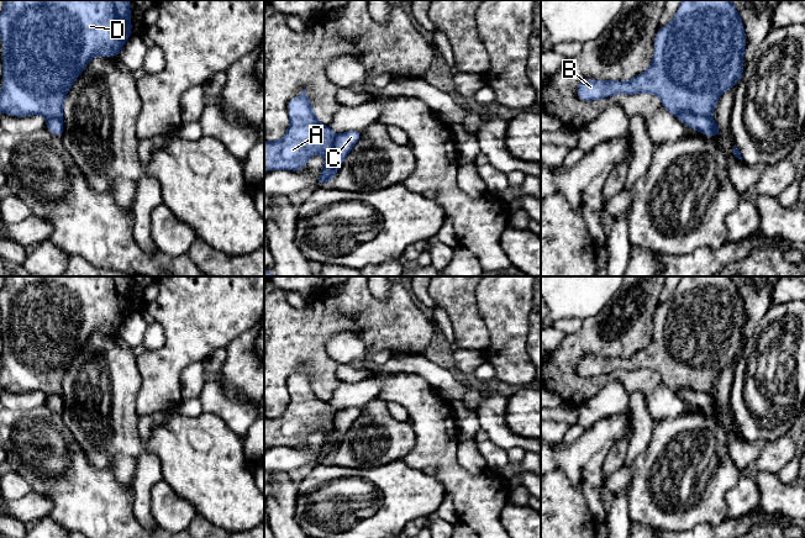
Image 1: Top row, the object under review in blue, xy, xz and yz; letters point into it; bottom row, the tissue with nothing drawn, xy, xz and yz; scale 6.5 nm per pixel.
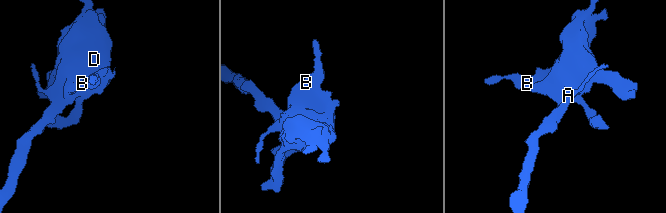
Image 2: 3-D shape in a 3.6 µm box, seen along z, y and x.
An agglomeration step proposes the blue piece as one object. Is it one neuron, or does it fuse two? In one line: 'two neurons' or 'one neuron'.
two neurons

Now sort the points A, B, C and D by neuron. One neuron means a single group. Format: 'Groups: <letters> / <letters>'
Groups: A B D / C

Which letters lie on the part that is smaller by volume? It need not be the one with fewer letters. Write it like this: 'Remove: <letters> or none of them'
Remove: C

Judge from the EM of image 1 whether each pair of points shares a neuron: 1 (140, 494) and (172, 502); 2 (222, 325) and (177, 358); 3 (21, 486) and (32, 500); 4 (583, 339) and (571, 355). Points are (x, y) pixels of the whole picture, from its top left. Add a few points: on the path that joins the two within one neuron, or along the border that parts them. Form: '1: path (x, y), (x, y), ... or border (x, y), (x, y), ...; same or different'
1: border (162, 479), (151, 490), (151, 515), (157, 525); different
2: path (211, 330), (205, 330), (188, 347); same
3: border (32, 491), (12, 500); different
4: path (579, 343), (571, 352); same

